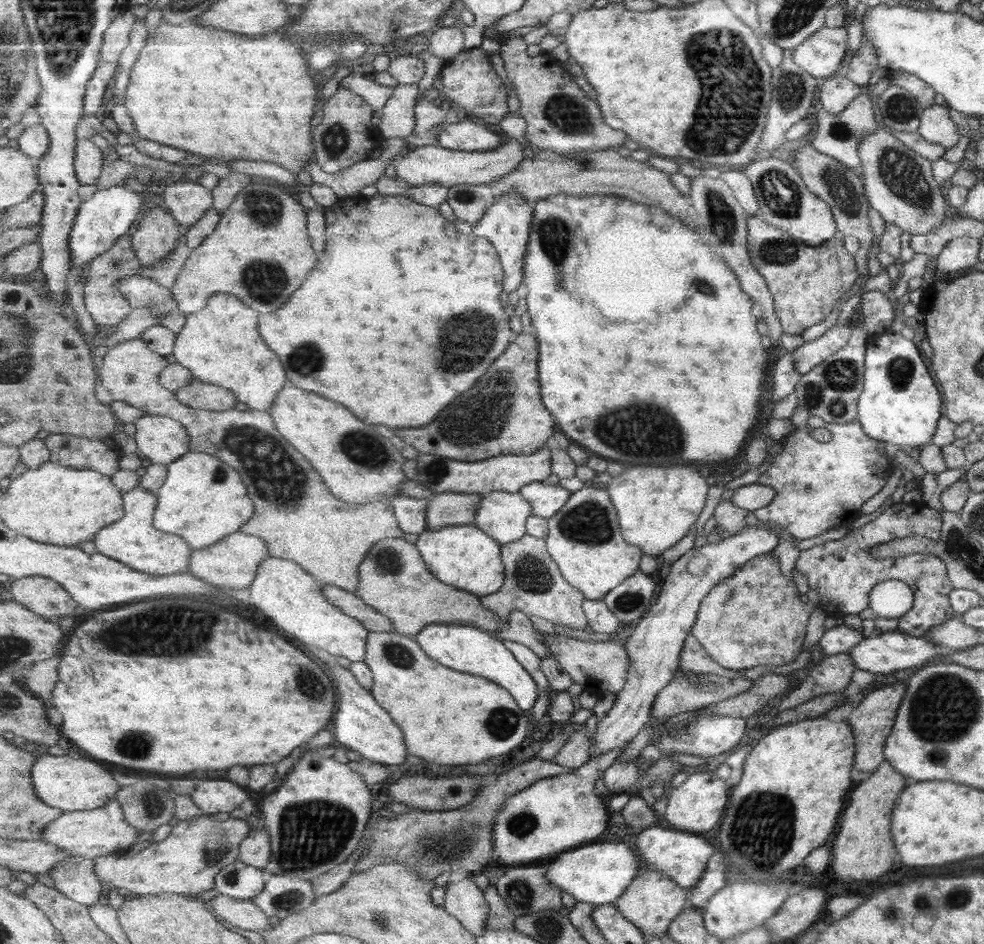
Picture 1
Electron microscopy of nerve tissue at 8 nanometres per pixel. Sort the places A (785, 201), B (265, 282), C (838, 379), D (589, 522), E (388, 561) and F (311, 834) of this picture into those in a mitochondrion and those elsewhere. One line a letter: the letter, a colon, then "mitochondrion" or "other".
A: mitochondrion
B: mitochondrion
C: mitochondrion
D: mitochondrion
E: mitochondrion
F: mitochondrion

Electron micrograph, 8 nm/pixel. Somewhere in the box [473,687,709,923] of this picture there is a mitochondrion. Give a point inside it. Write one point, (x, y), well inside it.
(501, 723)

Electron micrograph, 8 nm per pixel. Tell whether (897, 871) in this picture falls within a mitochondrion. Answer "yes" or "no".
no

